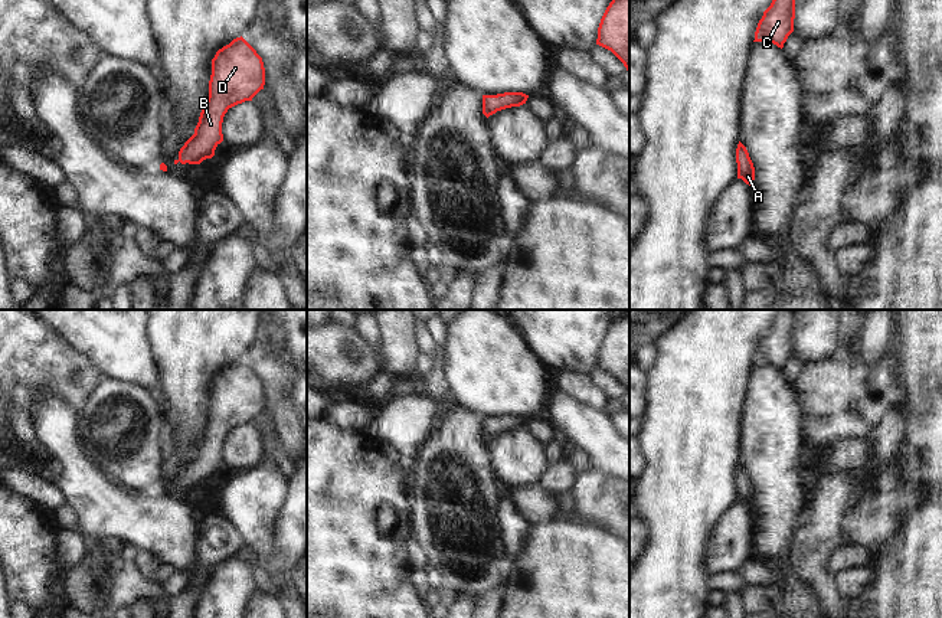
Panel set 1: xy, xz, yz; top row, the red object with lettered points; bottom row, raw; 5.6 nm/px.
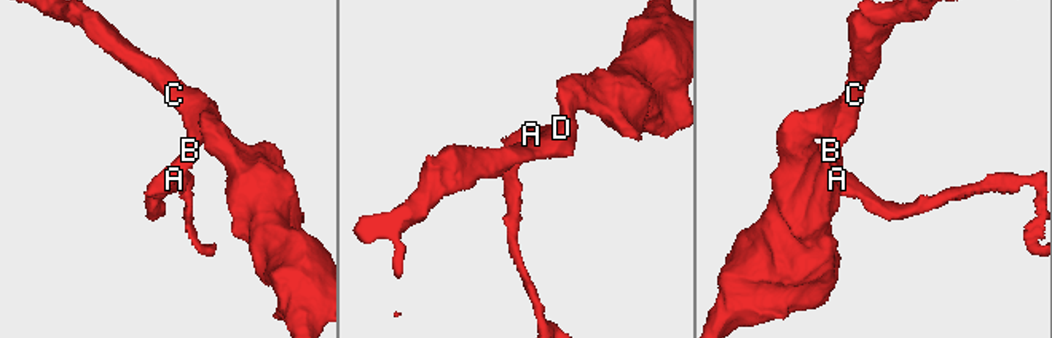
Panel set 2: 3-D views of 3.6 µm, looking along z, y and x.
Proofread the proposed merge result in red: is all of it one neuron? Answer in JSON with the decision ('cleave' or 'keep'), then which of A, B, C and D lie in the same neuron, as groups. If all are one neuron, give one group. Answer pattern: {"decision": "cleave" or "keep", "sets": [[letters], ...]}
{"decision": "keep", "sets": [["A", "B", "C", "D"]]}

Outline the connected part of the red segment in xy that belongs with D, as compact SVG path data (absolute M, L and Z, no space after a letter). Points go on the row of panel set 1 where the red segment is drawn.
M242 36L219 49L212 59L207 101L200 112L194 134L180 148L179 158L174 160L174 164L179 161L181 164L200 164L203 160L212 158L216 147L223 141L222 122L228 109L245 101L252 101L264 89L264 85L265 68L262 58Z

